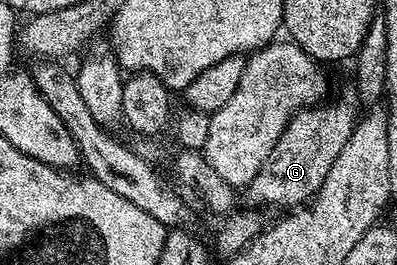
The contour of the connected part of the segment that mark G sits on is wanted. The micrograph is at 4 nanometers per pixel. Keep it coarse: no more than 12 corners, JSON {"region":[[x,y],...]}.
{"region":[[355,97],[286,123],[248,185],[294,210],[317,196],[354,133]]}

